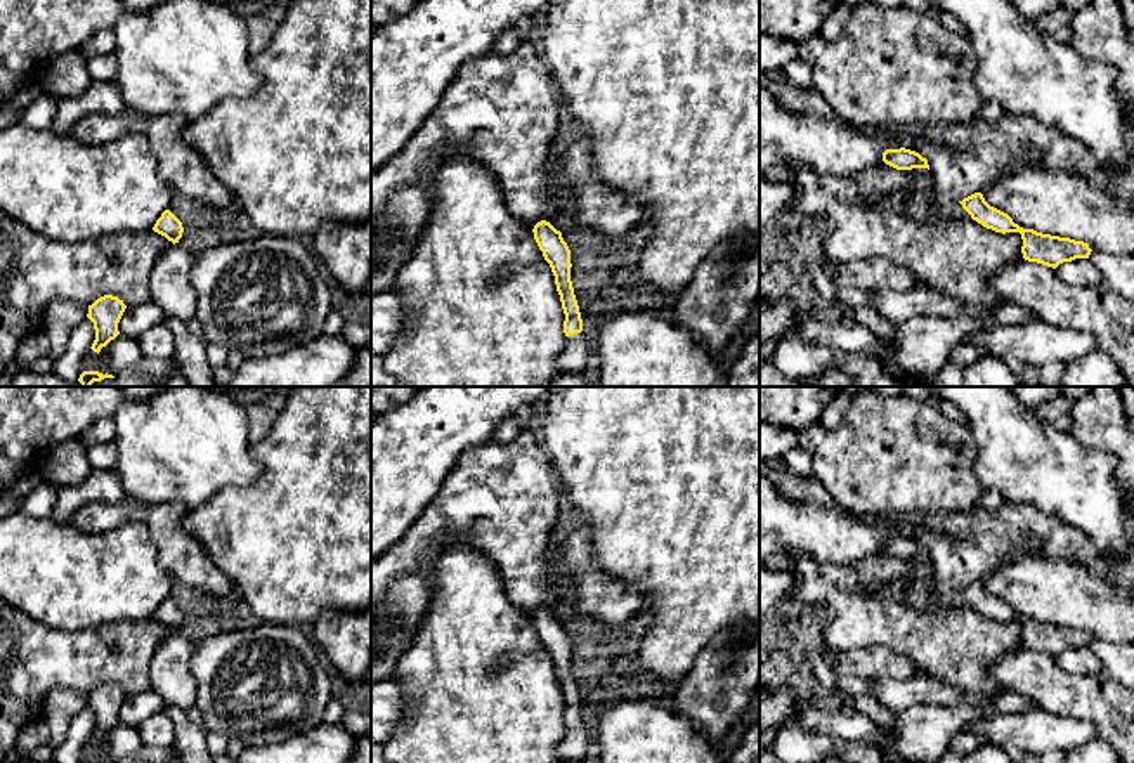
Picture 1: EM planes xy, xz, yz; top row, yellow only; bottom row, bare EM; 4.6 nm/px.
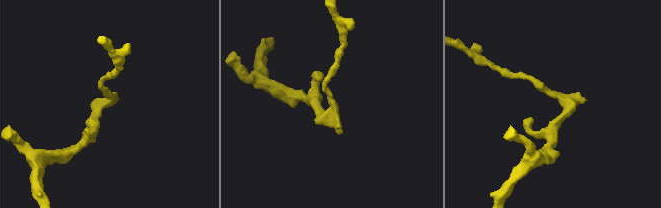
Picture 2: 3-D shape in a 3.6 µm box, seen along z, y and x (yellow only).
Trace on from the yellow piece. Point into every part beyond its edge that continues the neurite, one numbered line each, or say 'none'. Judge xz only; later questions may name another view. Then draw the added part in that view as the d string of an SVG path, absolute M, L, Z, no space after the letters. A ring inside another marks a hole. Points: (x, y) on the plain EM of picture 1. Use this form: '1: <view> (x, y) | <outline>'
1: xz (573, 748) | M584 721L565 725L565 737L557 746L557 756L562 763L584 760L590 739Z

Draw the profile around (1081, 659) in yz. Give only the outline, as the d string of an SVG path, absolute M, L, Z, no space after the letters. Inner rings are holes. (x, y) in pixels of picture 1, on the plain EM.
M1089 647L1063 650L1056 657L1058 666L1070 675L1101 675L1103 662Z

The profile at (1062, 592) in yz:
M1032 536L1013 543L997 569L981 579L985 590L1023 617L1084 629L1092 640L1134 643L1134 595L1075 560L1039 555L1040 546Z

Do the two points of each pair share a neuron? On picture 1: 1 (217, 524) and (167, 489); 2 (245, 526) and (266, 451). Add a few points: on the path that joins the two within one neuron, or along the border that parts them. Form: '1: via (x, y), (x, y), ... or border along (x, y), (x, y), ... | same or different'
1: border along (229, 486), (215, 491), (188, 512) | different
2: via (264, 507), (271, 500), (271, 470) | same

